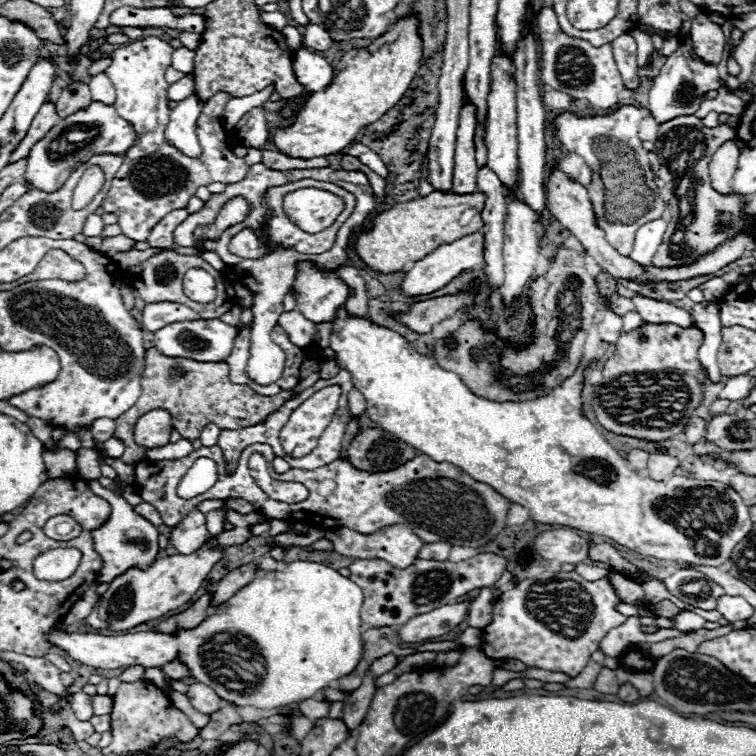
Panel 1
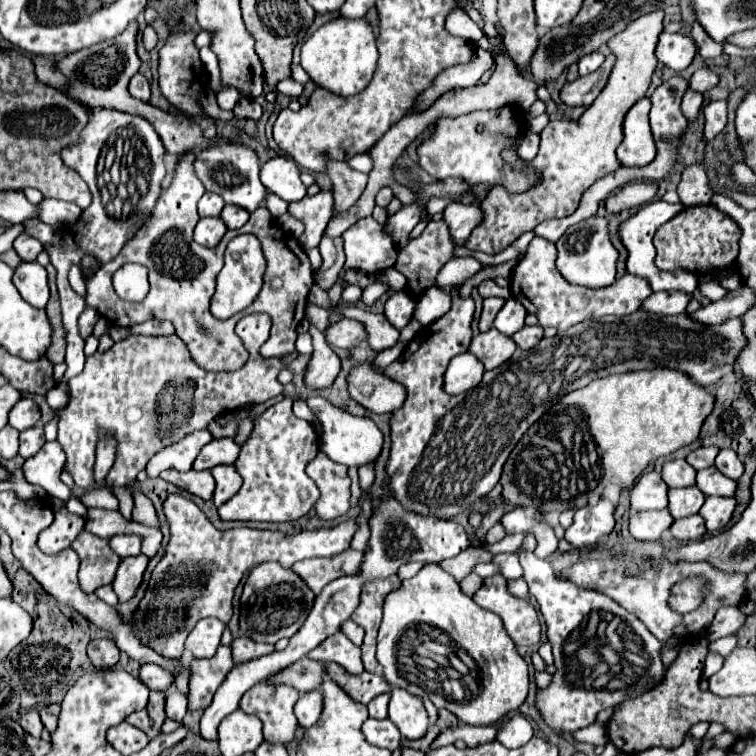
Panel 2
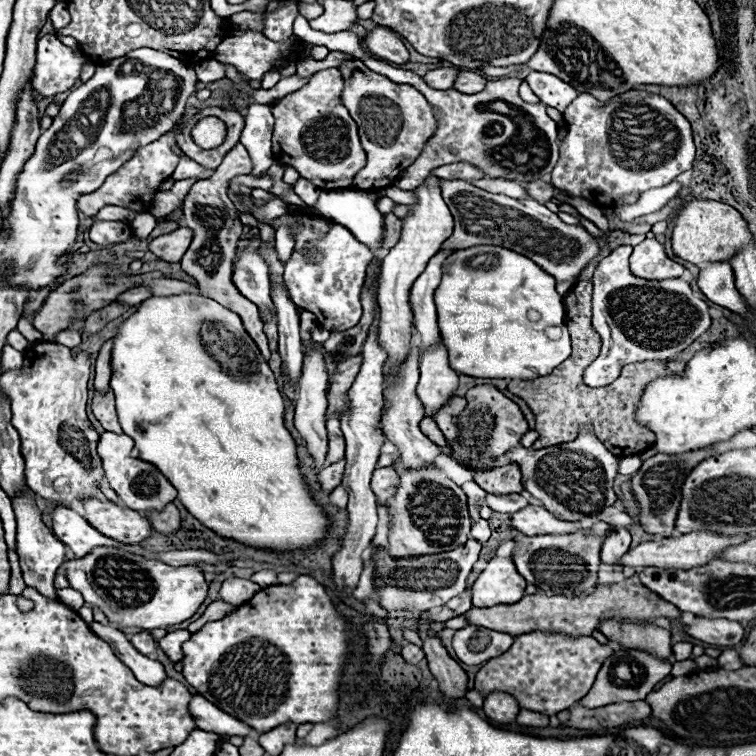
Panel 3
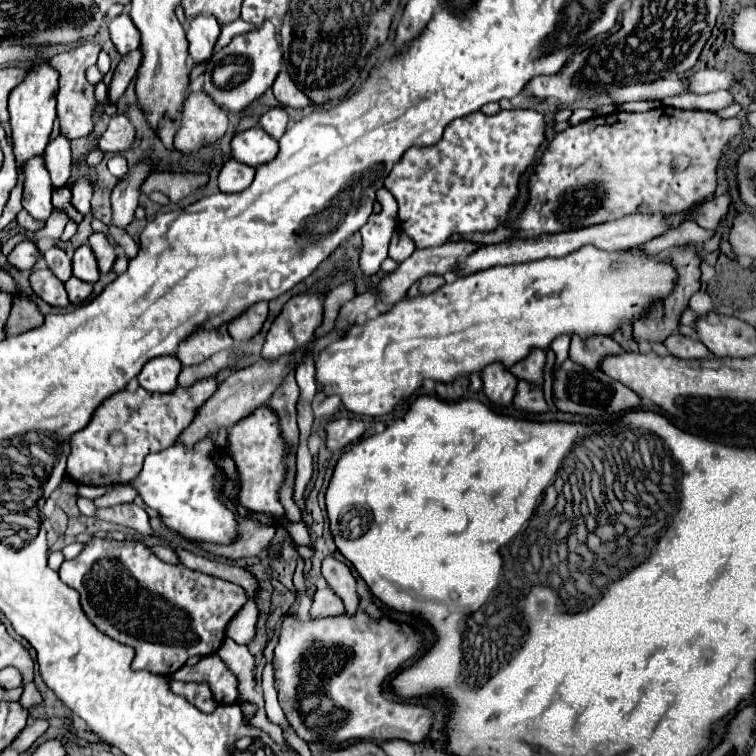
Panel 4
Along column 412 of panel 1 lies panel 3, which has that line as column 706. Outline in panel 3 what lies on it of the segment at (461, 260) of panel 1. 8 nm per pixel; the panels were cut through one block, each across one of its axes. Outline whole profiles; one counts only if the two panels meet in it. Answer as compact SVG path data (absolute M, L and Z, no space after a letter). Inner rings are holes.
M728 262L702 264L698 274L698 286L718 306L724 306L736 314L748 314L748 304L734 286L734 272Z

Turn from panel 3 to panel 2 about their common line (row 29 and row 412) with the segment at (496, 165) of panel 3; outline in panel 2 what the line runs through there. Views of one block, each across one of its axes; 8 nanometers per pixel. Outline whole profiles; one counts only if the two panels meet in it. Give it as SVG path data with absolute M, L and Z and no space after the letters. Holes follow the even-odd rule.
M294 400L294 414L296 414L298 418L304 418L304 420L308 420L308 422L316 420L316 416L312 414L312 410L308 408L308 404L306 404L304 400Z

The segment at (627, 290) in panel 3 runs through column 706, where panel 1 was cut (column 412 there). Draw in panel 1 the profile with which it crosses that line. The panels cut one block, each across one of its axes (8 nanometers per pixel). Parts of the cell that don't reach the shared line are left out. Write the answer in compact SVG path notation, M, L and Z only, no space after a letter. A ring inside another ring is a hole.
M456 294L456 296L442 296L442 298L424 300L424 302L414 302L410 306L410 314L402 314L398 316L398 320L404 322L414 332L426 334L432 330L434 324L442 322L444 318L462 310L464 306L470 306L472 302L474 300L470 294Z

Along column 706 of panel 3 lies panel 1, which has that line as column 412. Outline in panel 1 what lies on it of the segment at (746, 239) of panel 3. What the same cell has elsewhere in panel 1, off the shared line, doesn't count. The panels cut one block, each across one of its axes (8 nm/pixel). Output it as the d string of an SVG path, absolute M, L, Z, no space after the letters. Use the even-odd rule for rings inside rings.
M432 192L426 198L398 202L388 210L380 212L368 228L356 234L354 250L360 256L360 260L376 272L382 274L400 272L412 262L418 262L432 250L436 250L438 246L478 232L484 226L480 218L484 200L486 198L482 192L474 194Z

